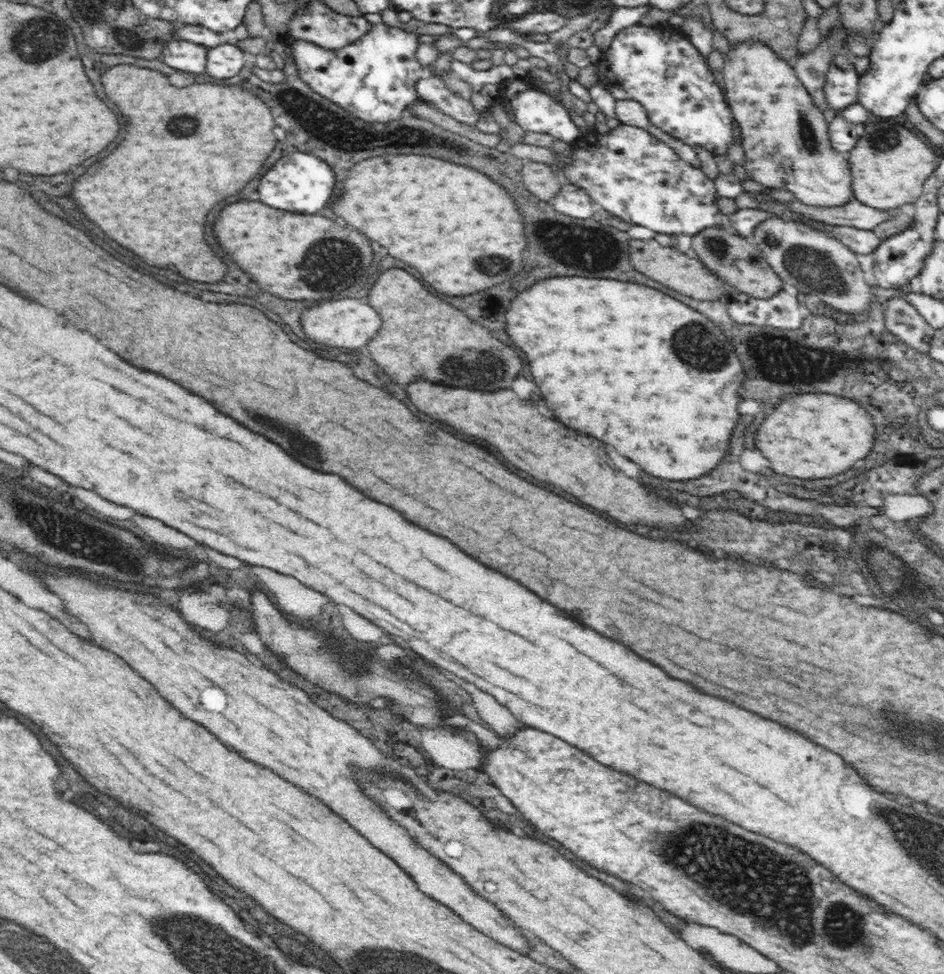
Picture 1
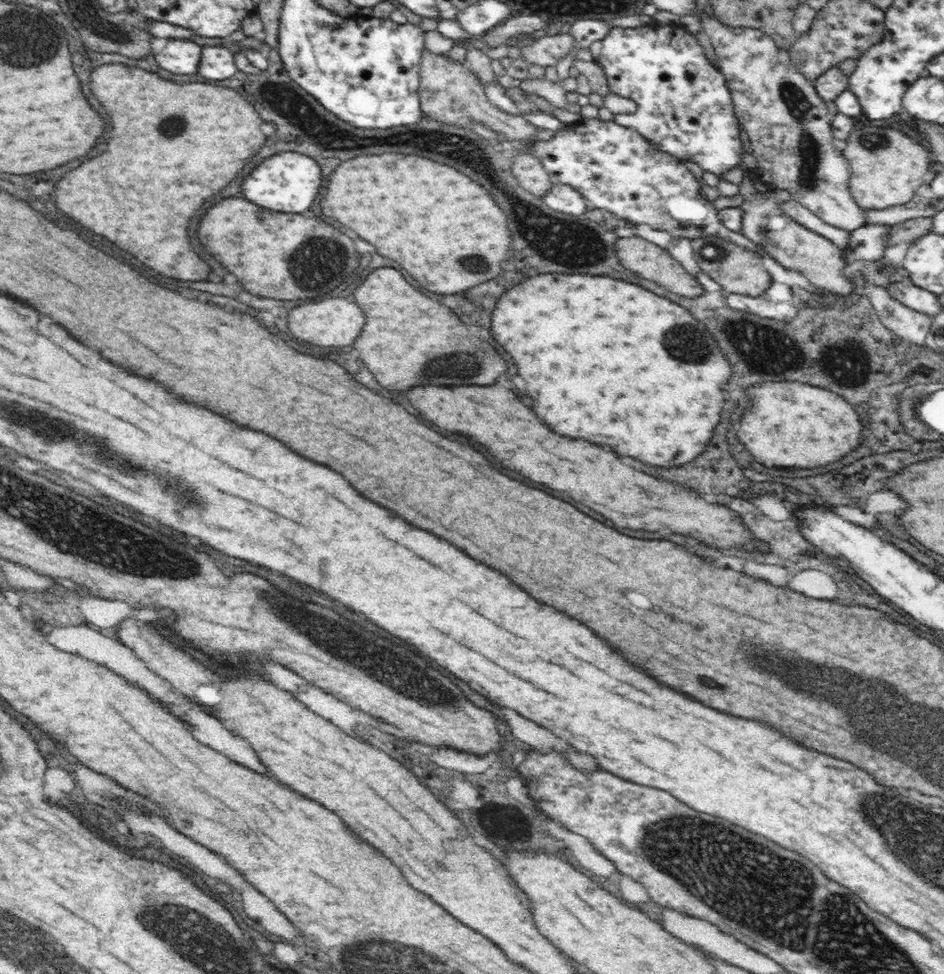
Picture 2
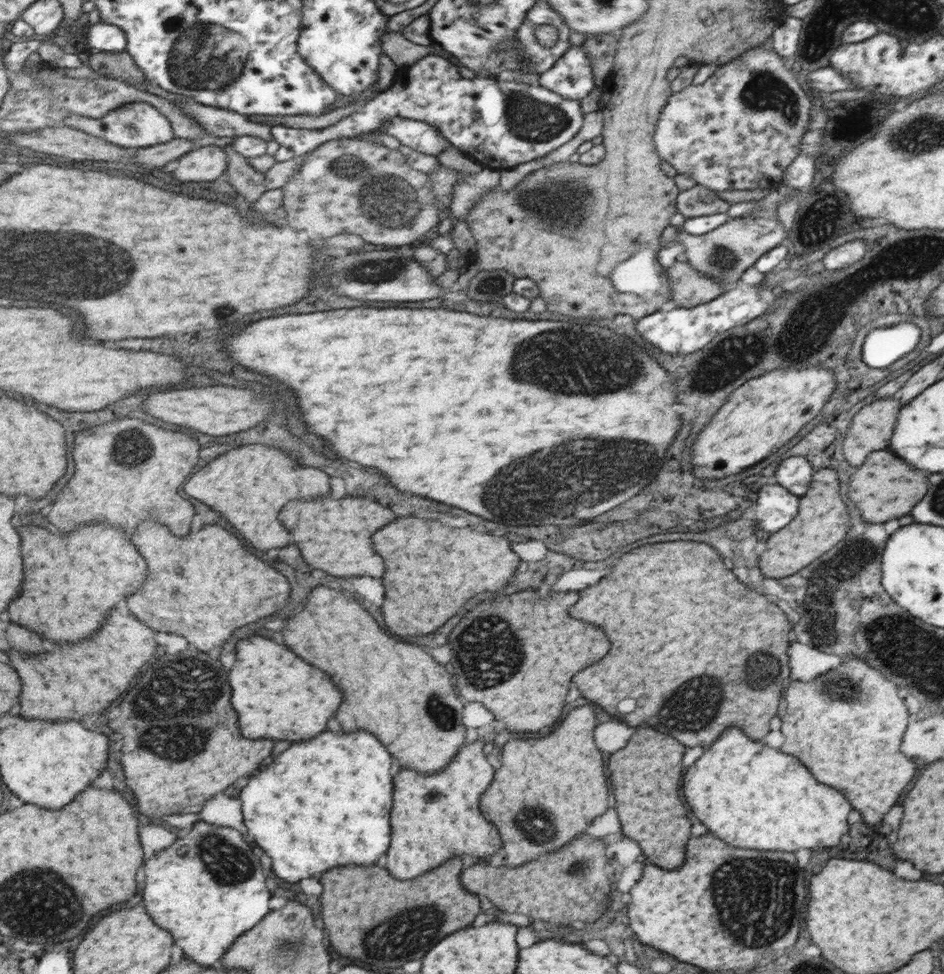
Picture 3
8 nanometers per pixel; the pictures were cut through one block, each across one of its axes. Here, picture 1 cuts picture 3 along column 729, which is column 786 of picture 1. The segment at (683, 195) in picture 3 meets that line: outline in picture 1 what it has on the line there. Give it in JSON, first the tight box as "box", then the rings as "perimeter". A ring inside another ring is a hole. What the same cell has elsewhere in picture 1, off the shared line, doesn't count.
{"box":[785,198,897,230],"perimeter":[[[797,198],[787,202],[785,208],[801,214],[805,218],[817,222],[824,222],[834,226],[852,226],[860,230],[873,230],[875,226],[894,216],[897,210],[880,211],[864,204],[856,198],[850,199],[842,206],[818,207],[800,202]]]}

